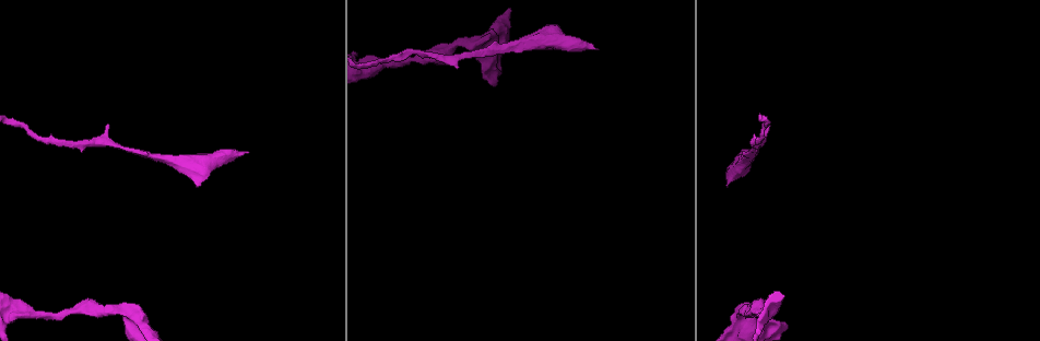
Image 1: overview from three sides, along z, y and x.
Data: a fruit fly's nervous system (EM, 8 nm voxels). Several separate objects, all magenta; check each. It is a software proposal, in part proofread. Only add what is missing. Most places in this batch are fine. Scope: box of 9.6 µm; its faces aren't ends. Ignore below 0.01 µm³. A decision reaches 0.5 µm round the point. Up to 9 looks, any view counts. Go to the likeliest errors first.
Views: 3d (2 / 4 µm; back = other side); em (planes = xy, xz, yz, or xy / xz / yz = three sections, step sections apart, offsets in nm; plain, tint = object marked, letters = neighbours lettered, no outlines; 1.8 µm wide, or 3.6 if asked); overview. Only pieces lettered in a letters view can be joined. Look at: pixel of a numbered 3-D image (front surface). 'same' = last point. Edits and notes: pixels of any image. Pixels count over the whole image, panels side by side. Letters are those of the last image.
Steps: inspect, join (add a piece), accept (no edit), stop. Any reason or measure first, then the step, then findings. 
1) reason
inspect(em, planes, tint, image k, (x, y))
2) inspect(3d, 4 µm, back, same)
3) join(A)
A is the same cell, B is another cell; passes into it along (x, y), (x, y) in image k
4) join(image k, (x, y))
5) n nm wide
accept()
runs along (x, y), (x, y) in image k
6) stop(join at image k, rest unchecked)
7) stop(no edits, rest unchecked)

branch stops here
inspect(em, 3.6 µm, xy, step 4, tint, image 1, (726, 184))

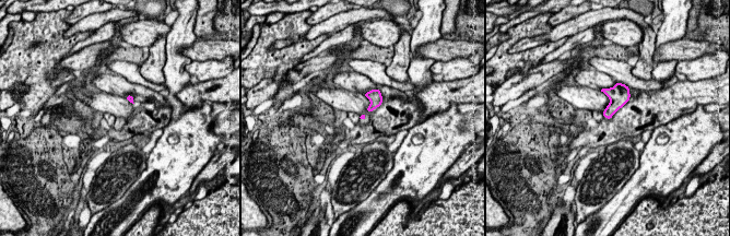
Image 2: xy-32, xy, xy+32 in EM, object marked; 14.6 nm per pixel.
inspect(em, 3.6 µm, planes, letters, same)

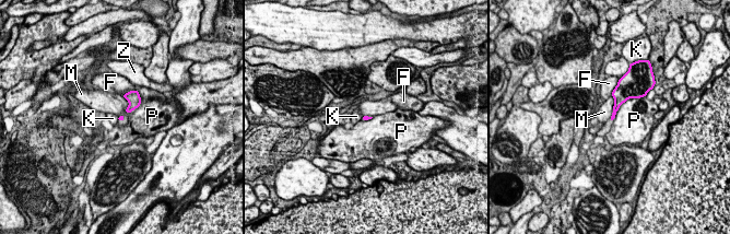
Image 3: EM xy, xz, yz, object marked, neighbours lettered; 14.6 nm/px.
accept()
F, K, M, P and Z are other cells; border along (121, 96), (128, 102), (129, 114) in image 3; no lettered piece goes on from it

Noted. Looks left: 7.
tapers out
inspect(em, 3.6 µm, planes, letters, image 1, (458, 67))

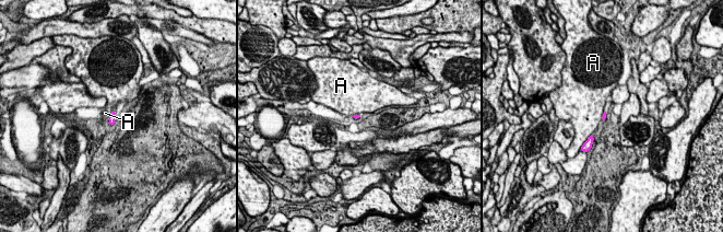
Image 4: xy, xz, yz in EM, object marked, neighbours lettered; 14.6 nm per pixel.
A touches over 260 nm
accept()
A is another cell; border along (592, 134), (581, 146) in image 4; none of them fits

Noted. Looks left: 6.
branch point
inspect(em, yz, step 8, plain, image 1, (367, 70))

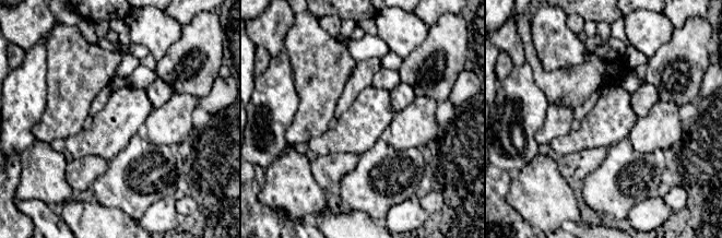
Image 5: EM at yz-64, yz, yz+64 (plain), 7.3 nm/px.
inspect(em, yz, step 8, tint, same)

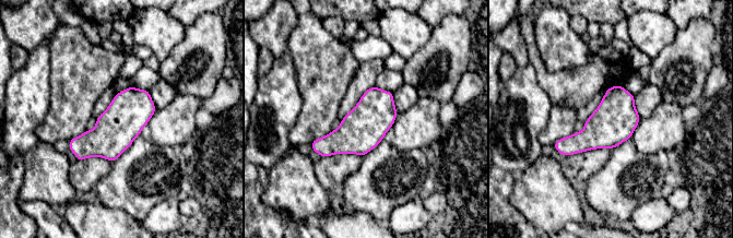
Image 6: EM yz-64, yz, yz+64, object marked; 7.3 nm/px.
inspect(em, yz, step 8, letters, same)

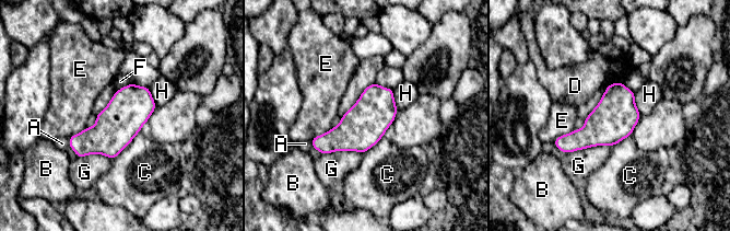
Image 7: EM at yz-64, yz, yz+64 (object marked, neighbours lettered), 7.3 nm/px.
accept()
A, B, C, D, E, F, G and H are other cells; border along (139, 131), (112, 159) in image 7; none of them fits

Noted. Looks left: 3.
branch stops here
inspect(em, xy, step 4, letters, image 1, (492, 82))

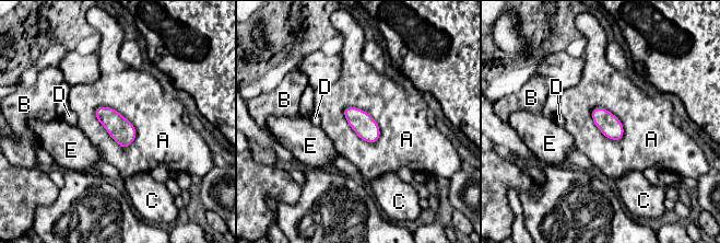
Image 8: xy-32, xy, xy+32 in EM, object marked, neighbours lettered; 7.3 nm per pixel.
accept()
A, B, C, D and E are other cells; none of them fits

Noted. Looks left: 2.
stop(no edits, rest unchecked)

